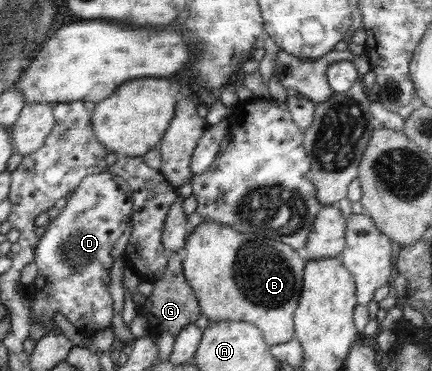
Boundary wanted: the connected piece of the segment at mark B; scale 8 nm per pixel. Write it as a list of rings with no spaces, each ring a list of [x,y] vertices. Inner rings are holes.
[[[204,221],[191,234],[185,250],[189,252],[184,263],[186,276],[210,321],[255,323],[269,345],[293,340],[293,316],[301,297],[305,261],[292,246]]]

